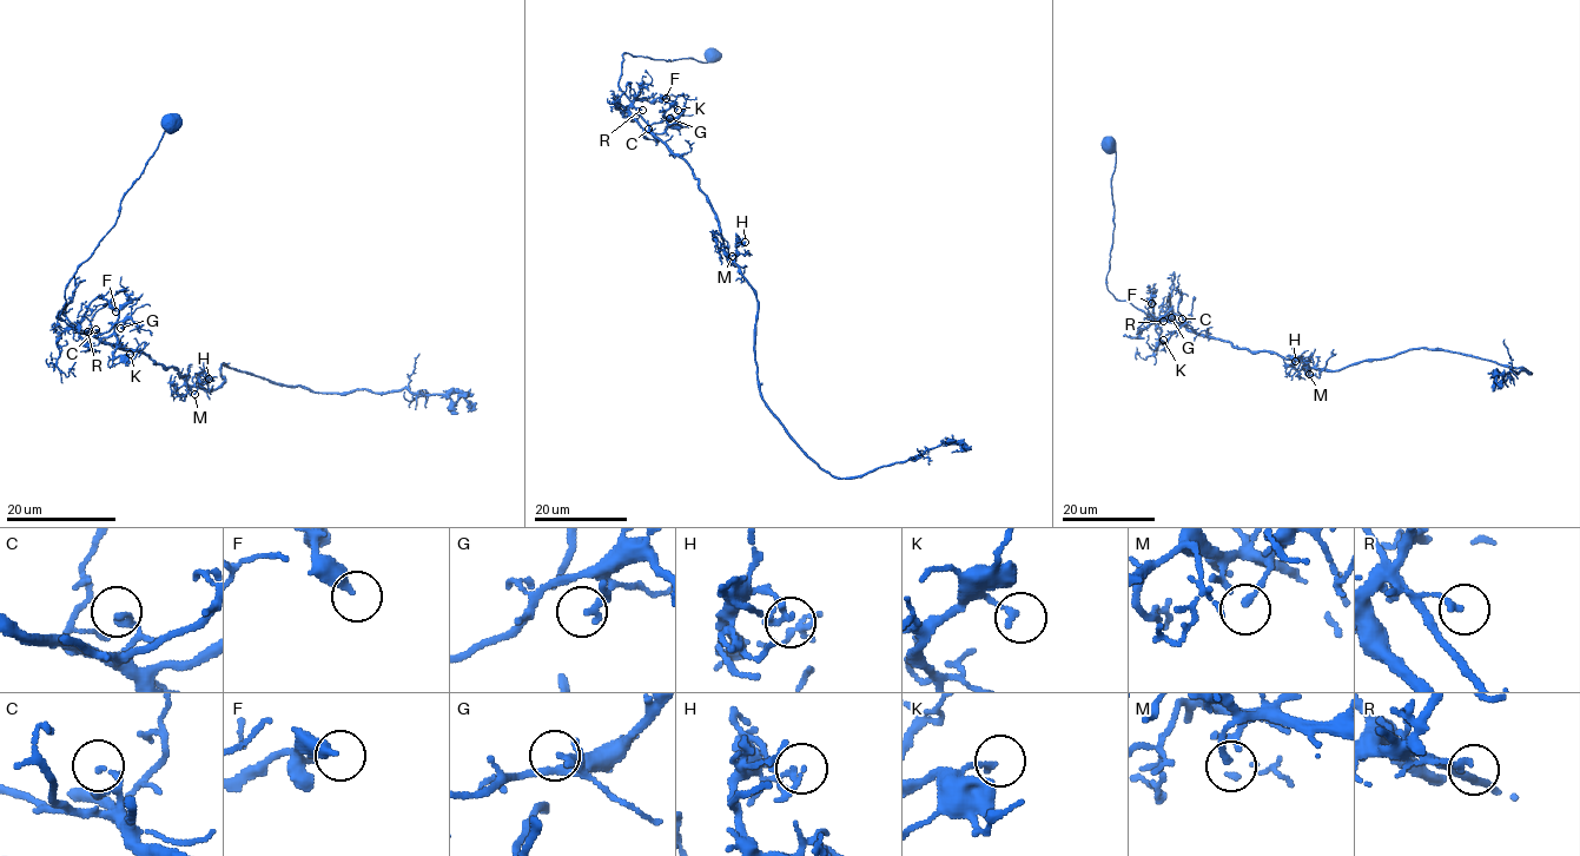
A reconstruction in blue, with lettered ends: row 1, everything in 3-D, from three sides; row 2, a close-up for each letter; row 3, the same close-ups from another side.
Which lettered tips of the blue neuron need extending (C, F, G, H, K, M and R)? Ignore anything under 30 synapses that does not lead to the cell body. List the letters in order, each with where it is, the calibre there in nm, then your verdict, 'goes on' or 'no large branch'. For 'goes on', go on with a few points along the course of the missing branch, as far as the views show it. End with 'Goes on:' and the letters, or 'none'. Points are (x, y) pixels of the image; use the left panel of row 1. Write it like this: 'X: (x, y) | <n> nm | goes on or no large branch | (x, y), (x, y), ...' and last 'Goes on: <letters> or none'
C: (96, 329) | 150 nm | no large branch
F: (116, 311) | 360 nm | no large branch
G: (120, 328) | 130 nm | no large branch
H: (209, 379) | 190 nm | no large branch
K: (130, 354) | 160 nm | no large branch
M: (194, 394) | 190 nm | goes on | (194, 394), (190, 422)
R: (87, 331) | 160 nm | no large branch
Goes on: M

